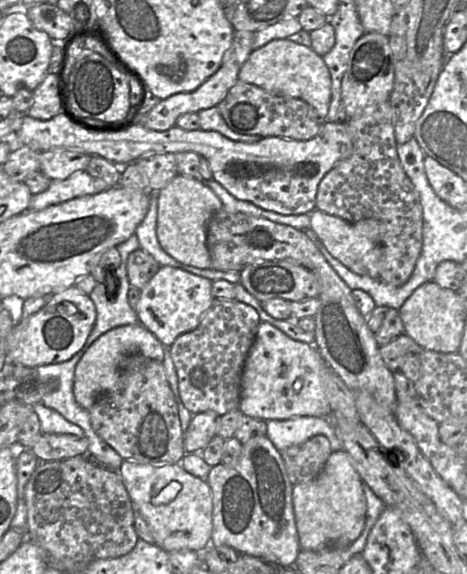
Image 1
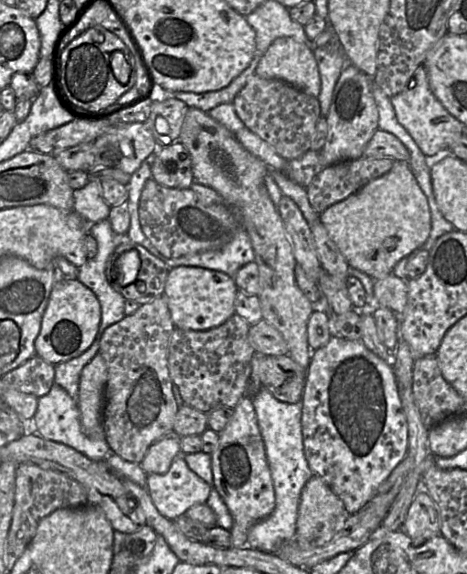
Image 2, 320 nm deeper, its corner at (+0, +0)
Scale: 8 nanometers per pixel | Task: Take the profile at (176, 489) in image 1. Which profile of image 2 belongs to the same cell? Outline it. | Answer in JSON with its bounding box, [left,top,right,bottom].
[146,455,212,520]

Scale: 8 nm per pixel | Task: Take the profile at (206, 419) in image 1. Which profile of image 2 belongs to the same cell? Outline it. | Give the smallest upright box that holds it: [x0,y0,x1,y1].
[139,431,181,475]

